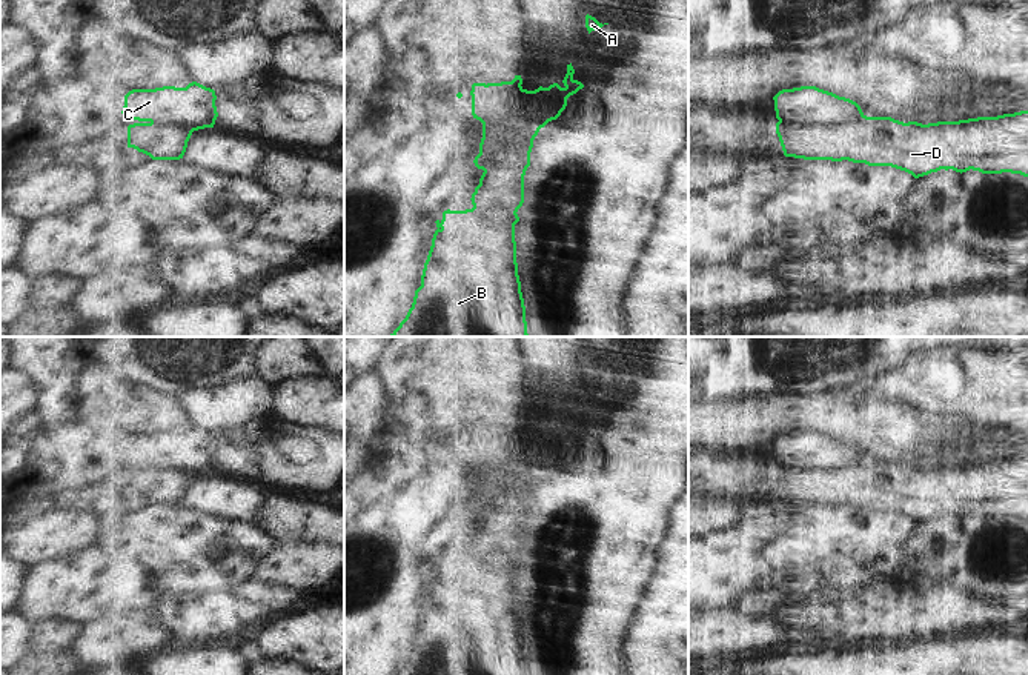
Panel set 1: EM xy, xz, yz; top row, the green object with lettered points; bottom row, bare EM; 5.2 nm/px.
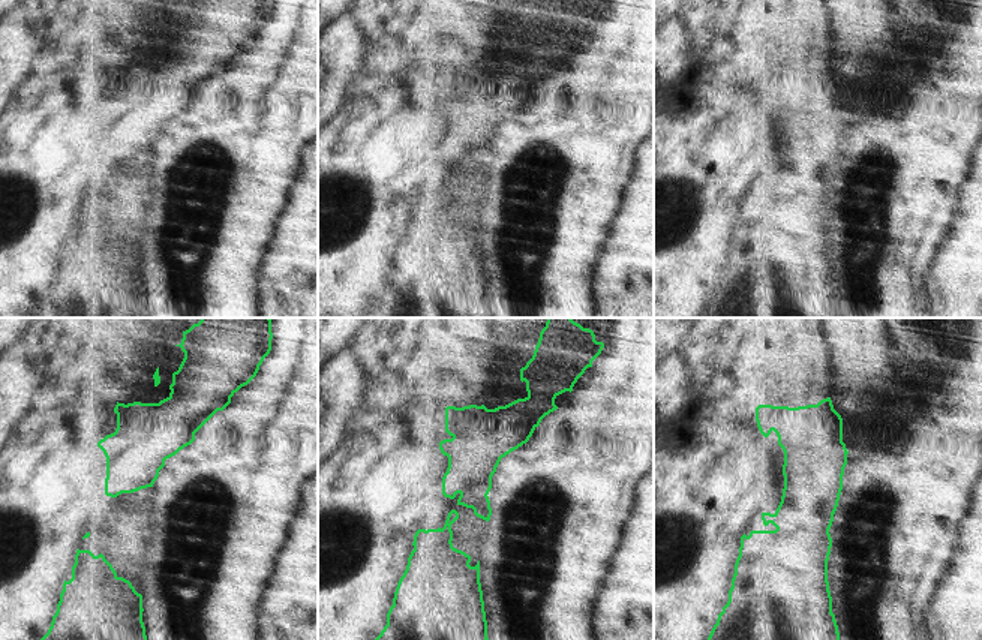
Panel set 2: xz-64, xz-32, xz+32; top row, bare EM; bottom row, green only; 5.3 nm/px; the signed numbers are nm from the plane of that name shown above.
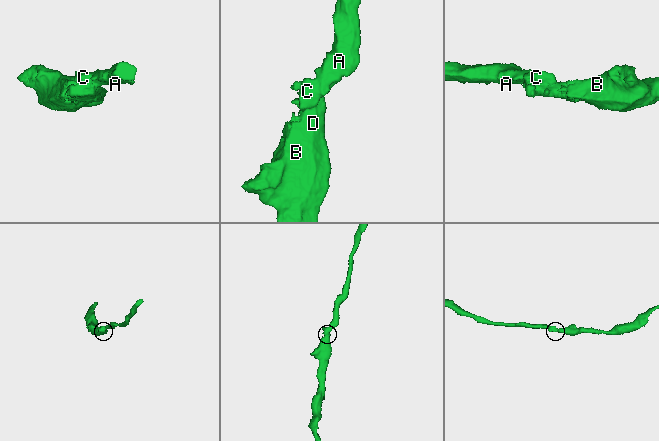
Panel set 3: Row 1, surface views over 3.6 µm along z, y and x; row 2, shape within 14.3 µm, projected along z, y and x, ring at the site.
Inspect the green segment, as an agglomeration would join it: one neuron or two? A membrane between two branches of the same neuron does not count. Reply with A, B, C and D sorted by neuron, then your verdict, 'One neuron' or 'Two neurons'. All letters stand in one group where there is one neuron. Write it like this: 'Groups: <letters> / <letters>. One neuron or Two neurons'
Groups: A C / B D. Two neurons

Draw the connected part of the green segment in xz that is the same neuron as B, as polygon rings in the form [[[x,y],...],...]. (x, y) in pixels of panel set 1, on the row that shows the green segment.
[[[539,129],[519,134],[484,169],[472,209],[444,211],[412,308],[390,337],[529,337],[516,263],[515,224],[524,203],[524,175]]]

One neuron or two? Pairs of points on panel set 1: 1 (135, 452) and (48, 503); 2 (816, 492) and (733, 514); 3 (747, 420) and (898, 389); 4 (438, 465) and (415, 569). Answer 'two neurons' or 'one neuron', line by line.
1: two neurons
2: two neurons
3: two neurons
4: one neuron

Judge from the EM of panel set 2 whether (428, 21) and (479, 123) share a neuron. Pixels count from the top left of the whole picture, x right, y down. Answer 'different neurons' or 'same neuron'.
different neurons

